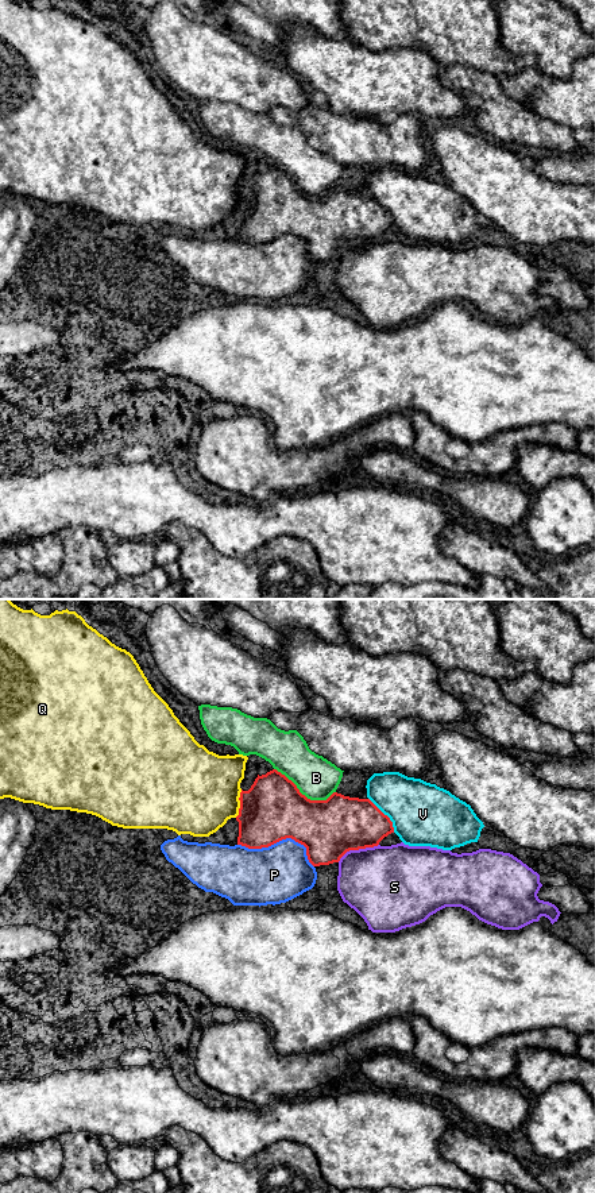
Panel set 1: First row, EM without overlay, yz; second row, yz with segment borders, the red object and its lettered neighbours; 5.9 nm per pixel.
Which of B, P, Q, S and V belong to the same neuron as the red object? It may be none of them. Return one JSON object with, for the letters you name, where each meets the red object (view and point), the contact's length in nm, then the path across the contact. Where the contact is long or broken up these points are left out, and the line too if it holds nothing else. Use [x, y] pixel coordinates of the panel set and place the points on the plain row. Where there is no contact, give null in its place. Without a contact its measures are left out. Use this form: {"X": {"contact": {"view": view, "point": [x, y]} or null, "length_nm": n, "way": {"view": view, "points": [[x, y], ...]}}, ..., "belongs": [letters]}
{"belongs": []}

